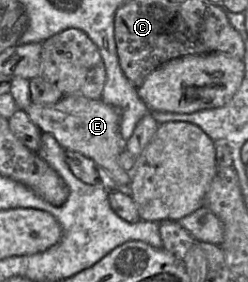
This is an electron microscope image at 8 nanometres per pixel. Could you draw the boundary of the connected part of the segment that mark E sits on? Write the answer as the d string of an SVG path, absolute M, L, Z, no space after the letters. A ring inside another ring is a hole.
M68 95L52 105L31 102L24 111L42 132L52 134L64 149L77 151L91 158L111 175L120 190L128 190L131 172L124 170L118 162L118 156L125 150L126 142L120 133L121 110L119 108L106 104L102 99Z

